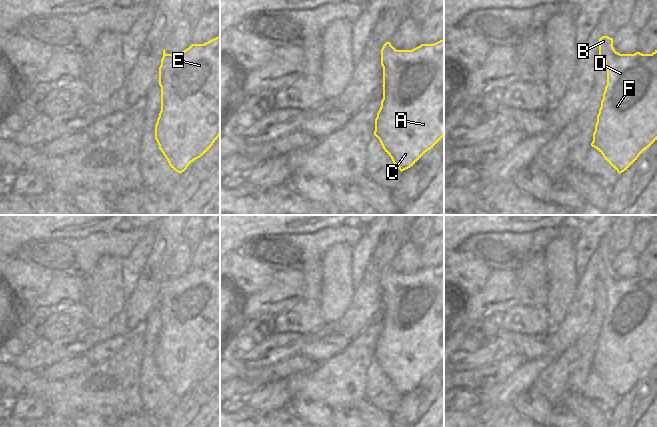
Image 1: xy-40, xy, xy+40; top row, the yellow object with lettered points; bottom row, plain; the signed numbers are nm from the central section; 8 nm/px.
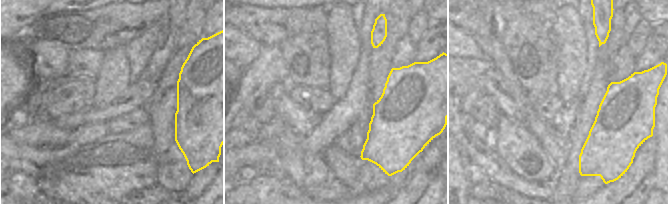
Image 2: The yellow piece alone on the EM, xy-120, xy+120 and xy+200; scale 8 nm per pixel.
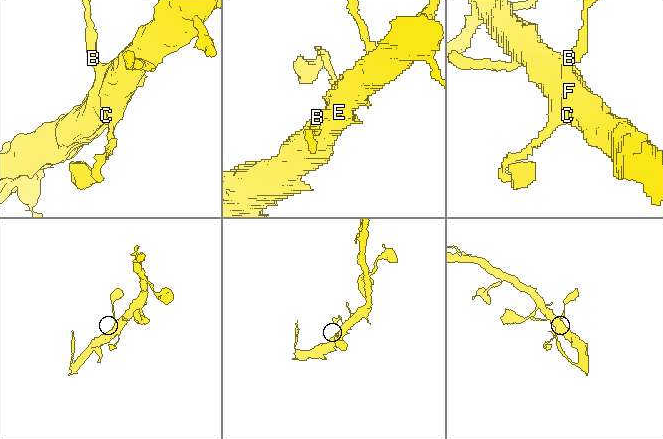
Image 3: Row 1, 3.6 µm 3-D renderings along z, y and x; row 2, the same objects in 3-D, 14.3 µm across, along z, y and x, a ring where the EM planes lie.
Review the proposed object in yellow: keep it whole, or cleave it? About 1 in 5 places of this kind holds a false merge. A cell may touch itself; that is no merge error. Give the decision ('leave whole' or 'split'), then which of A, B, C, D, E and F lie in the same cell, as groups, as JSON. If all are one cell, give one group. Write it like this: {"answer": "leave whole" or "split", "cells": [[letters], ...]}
{"answer": "leave whole", "cells": [["A", "B", "C", "D", "E", "F"]]}

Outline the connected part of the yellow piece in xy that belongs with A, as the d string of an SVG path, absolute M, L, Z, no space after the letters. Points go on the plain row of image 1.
M444 263L412 274L396 274L386 266L381 273L381 289L383 323L374 359L402 396L444 361Z

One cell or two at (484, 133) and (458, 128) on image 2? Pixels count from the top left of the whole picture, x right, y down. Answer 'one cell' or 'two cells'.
two cells

